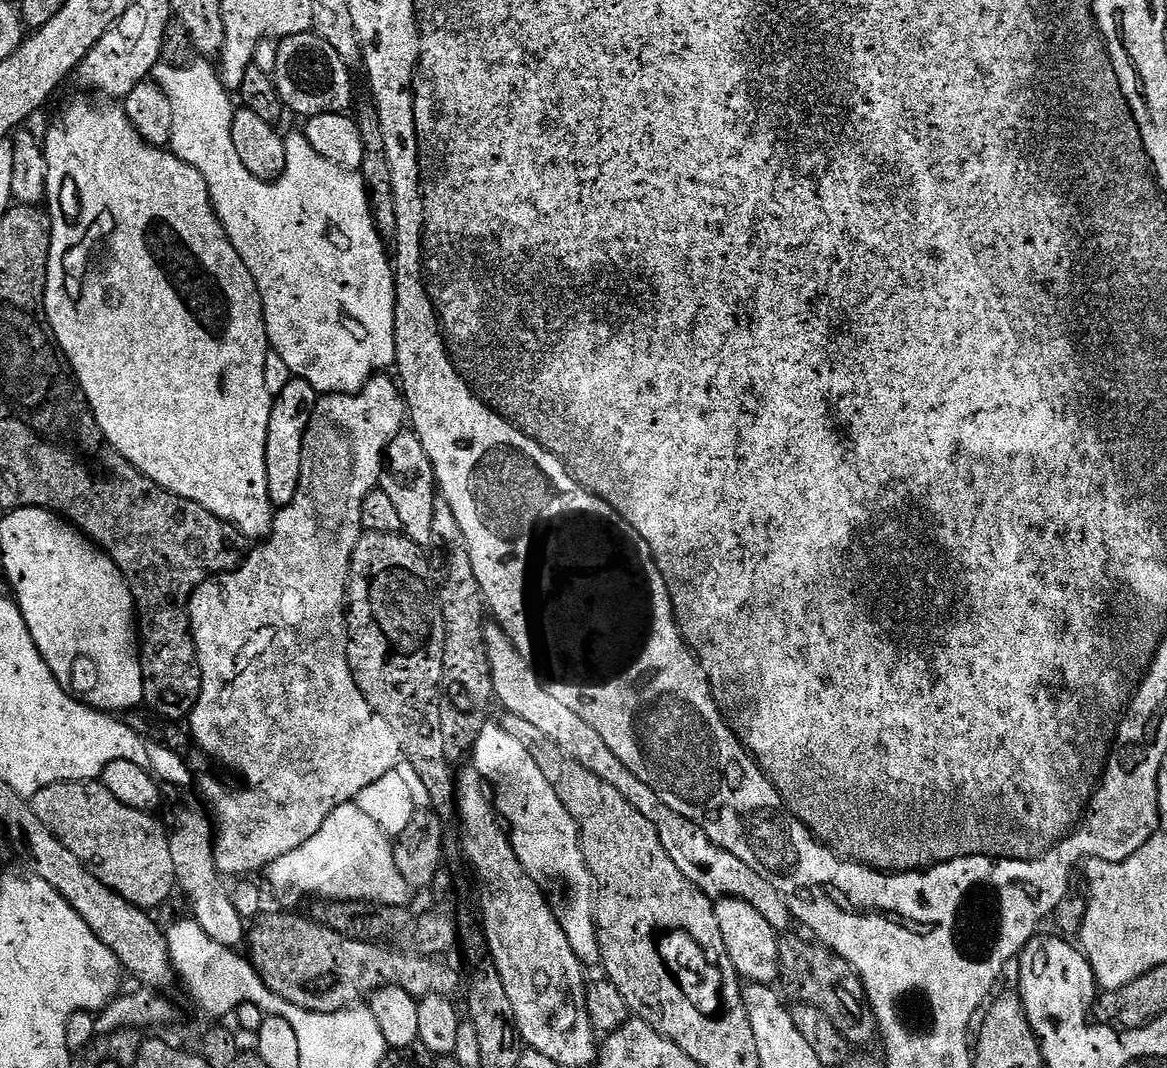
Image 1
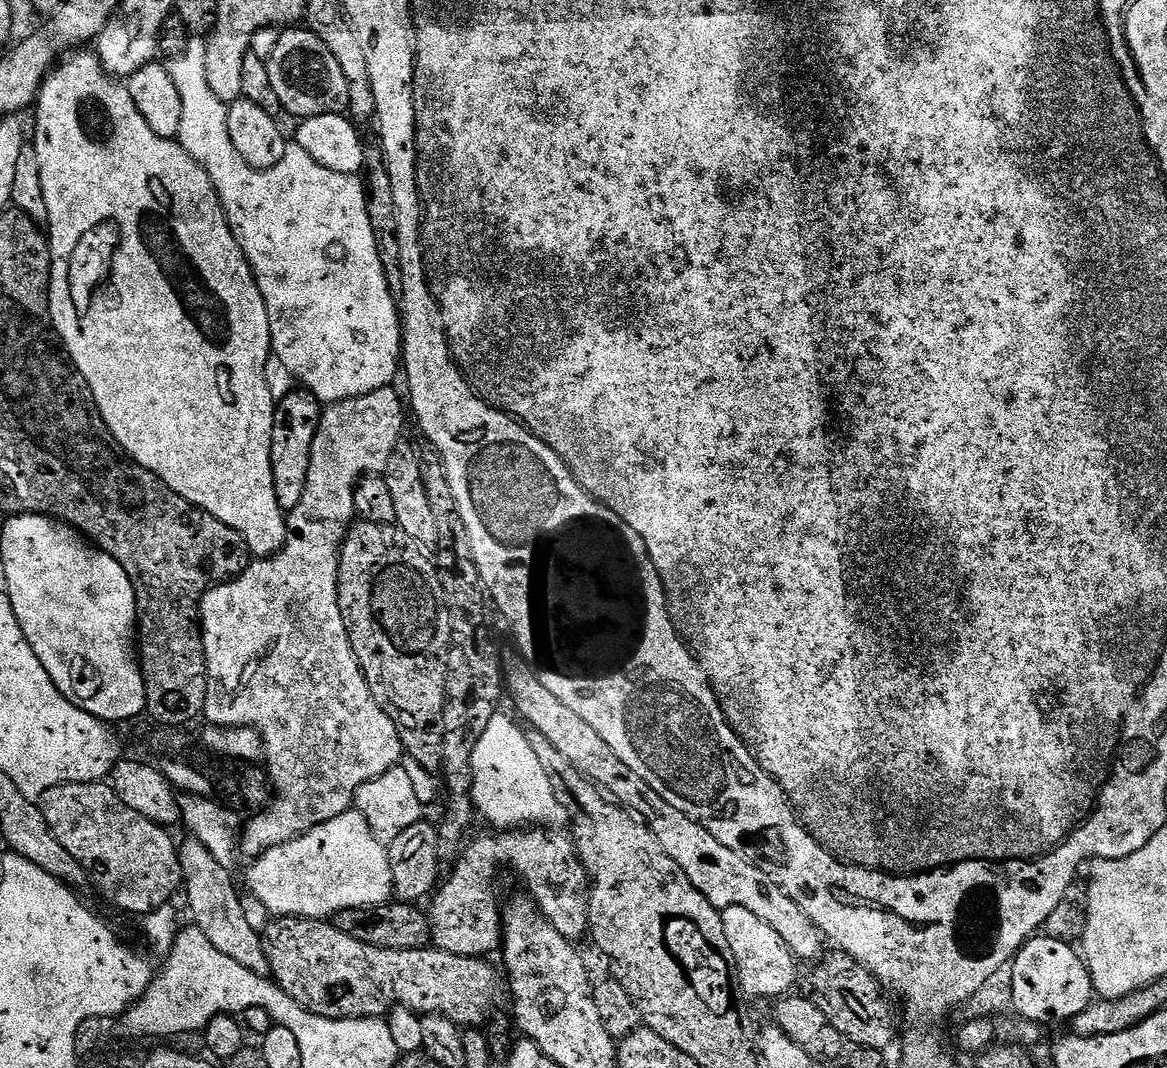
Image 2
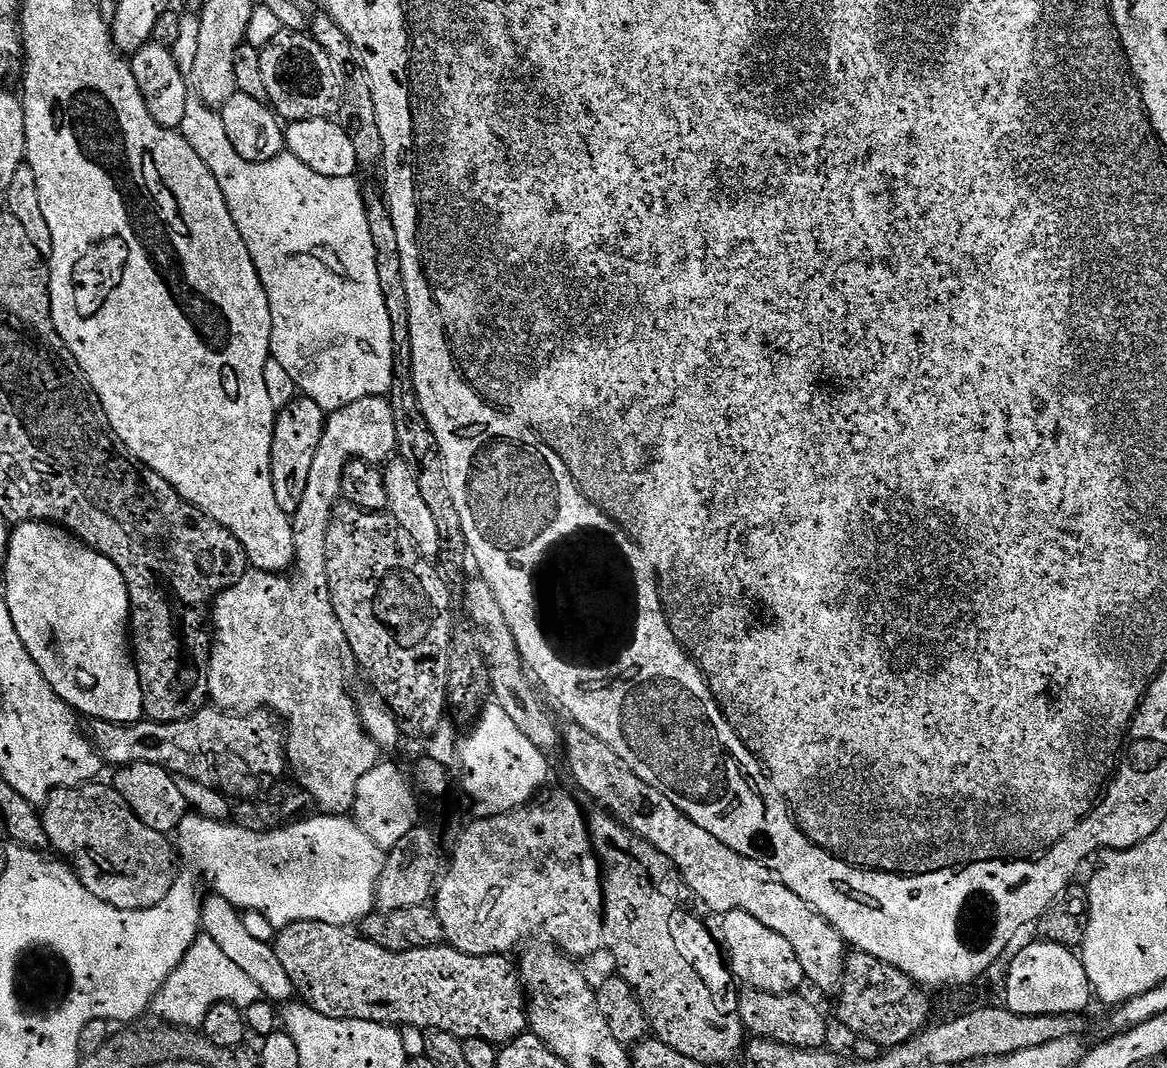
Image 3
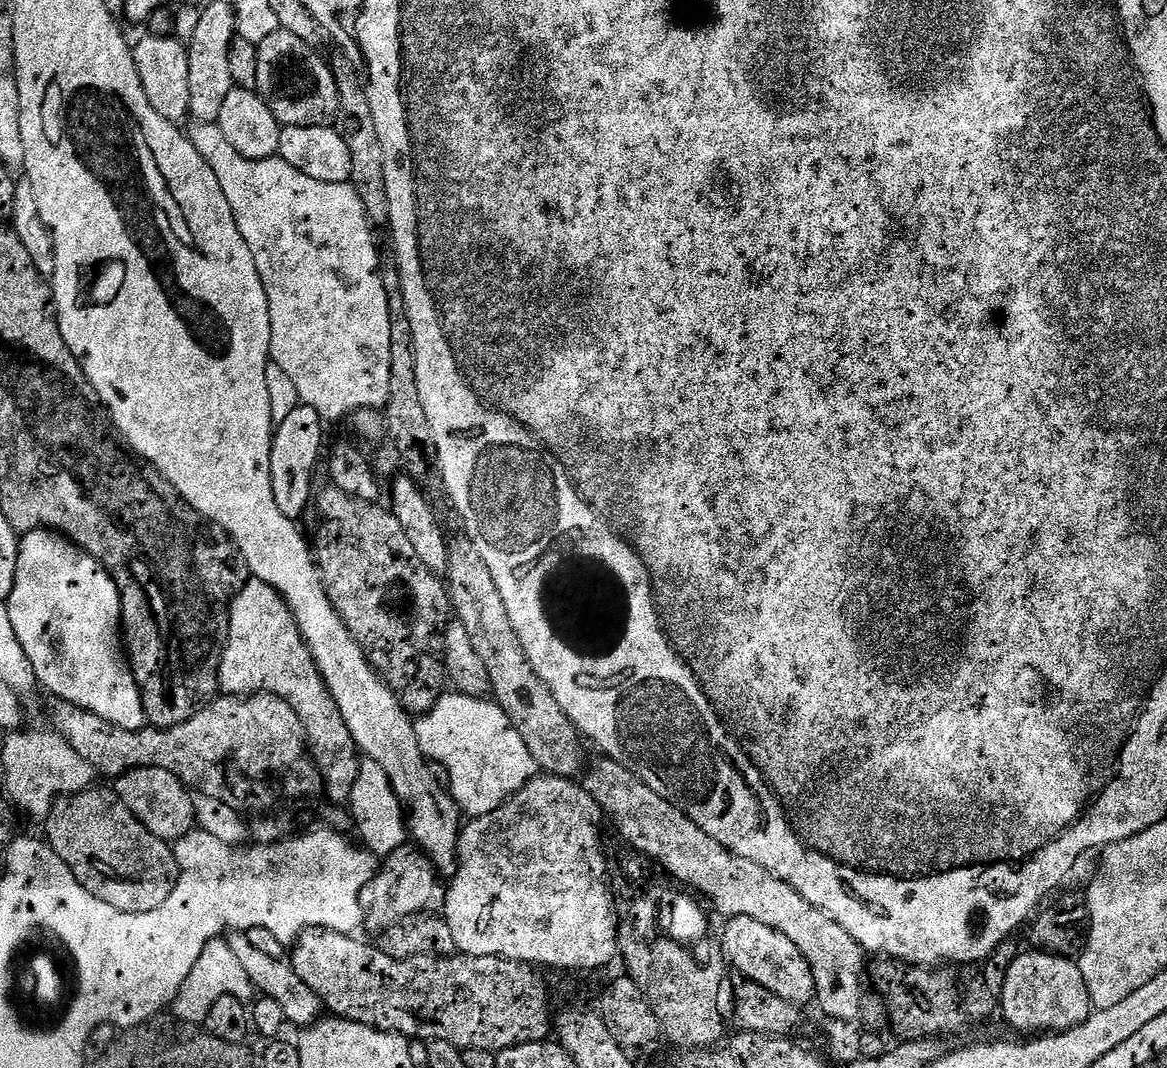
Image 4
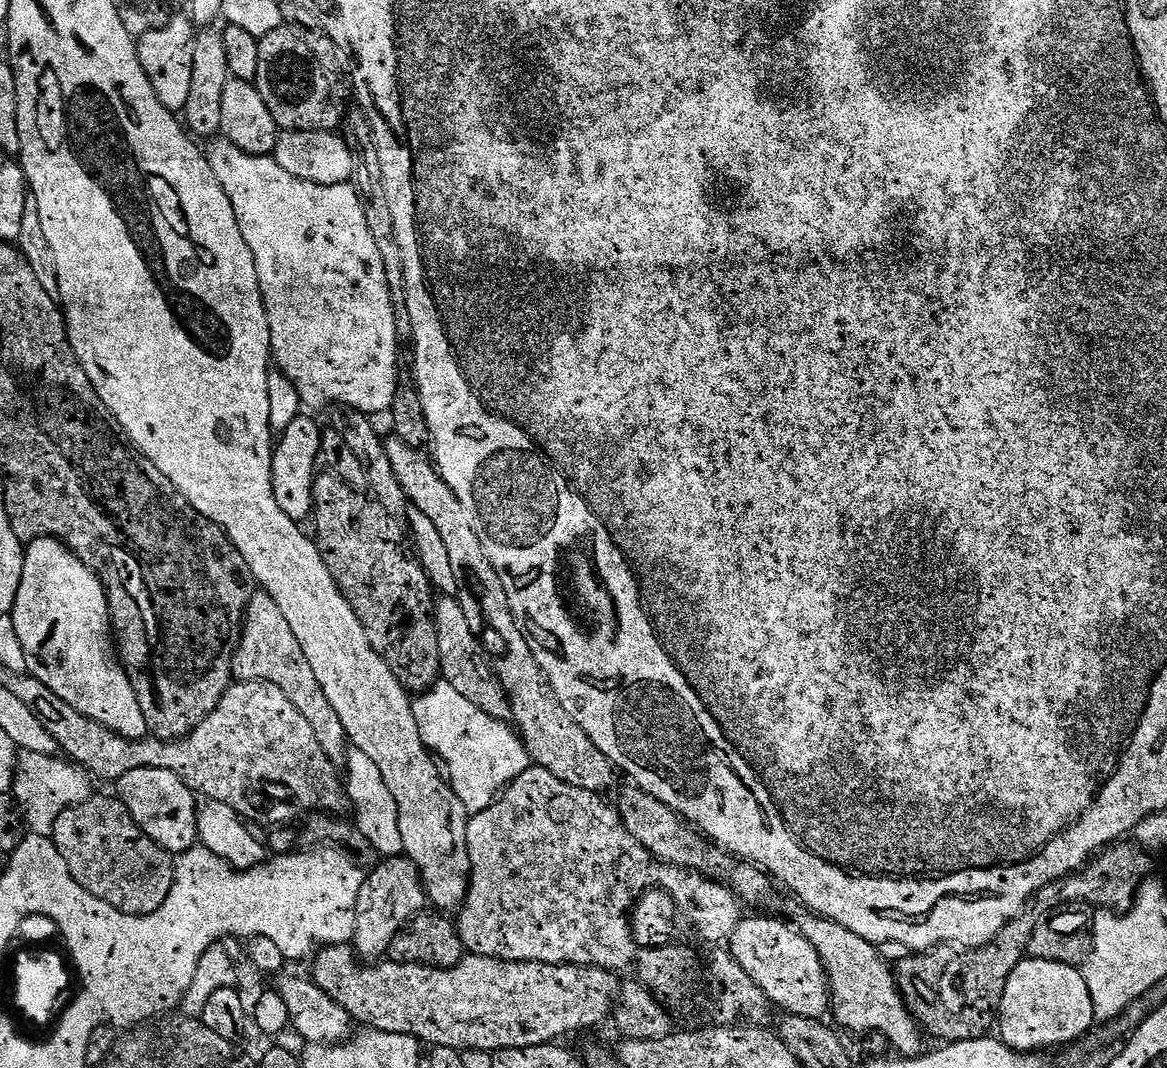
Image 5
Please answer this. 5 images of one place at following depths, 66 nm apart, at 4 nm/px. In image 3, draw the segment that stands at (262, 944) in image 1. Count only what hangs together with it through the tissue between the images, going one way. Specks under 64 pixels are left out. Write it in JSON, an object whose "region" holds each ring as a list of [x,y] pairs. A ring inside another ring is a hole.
{"region":[[[309,920],[288,924],[277,931],[274,947],[278,962],[282,962],[290,982],[294,982],[299,999],[318,1014],[339,1020],[369,1020],[445,1032],[454,1034],[462,1041],[477,1036],[497,1046],[503,1046],[529,1031],[524,986],[520,983],[517,965],[513,961],[511,964],[507,955],[471,956],[447,946],[391,952],[382,950],[382,946],[352,931],[348,926]]]}

